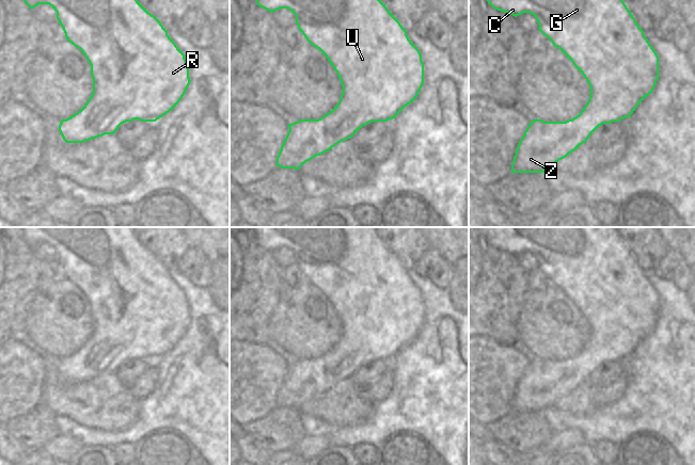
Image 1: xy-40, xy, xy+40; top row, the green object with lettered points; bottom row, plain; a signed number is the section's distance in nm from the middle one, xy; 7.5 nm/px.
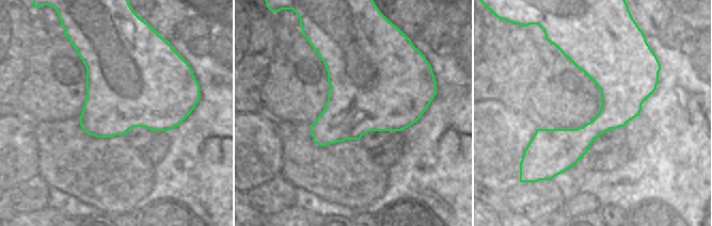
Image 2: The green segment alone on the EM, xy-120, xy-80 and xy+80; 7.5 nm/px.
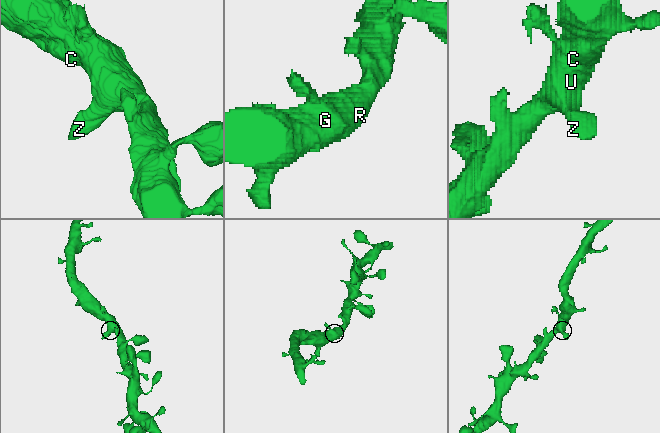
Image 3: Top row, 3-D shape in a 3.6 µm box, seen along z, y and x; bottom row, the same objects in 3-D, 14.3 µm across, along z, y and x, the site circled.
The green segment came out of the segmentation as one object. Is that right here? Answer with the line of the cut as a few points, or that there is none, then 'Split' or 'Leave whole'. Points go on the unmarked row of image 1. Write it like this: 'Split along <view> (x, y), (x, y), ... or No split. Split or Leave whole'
No split. Leave whole

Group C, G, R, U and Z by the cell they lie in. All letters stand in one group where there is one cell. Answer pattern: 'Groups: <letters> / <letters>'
Groups: C G R U Z

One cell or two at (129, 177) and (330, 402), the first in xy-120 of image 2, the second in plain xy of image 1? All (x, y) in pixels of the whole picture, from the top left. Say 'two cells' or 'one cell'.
one cell

